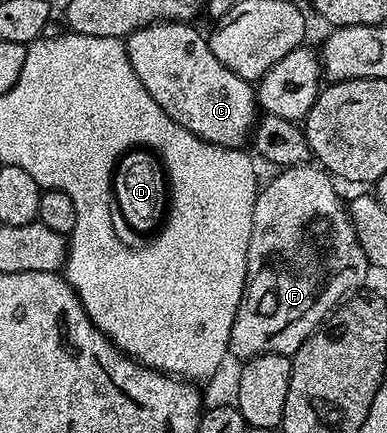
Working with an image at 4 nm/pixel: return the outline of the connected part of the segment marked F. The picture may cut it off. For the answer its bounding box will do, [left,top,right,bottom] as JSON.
[228,167,370,361]

